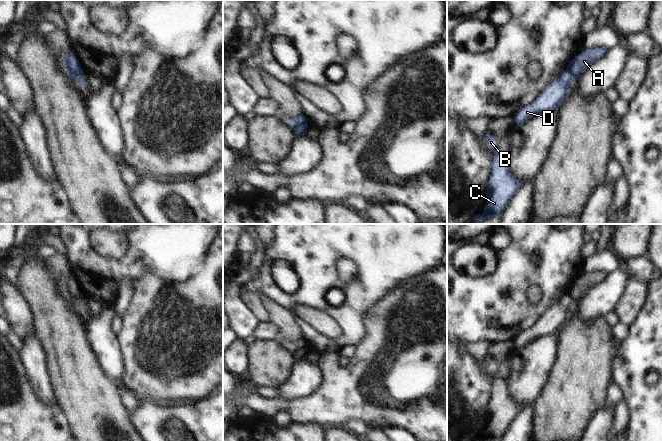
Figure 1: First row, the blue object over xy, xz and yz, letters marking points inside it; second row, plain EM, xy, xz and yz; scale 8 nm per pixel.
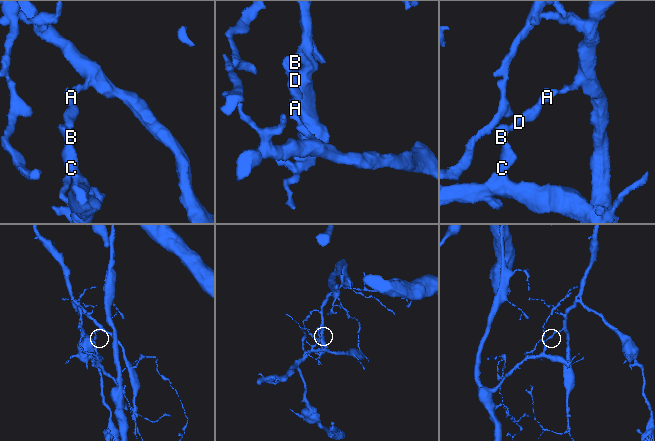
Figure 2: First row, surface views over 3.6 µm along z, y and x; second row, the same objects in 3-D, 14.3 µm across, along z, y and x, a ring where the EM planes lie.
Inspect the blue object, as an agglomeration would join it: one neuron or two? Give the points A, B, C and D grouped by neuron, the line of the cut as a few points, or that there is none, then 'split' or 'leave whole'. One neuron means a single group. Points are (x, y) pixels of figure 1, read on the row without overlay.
A / B C D; cut in xy along (69, 296), (83, 298); split

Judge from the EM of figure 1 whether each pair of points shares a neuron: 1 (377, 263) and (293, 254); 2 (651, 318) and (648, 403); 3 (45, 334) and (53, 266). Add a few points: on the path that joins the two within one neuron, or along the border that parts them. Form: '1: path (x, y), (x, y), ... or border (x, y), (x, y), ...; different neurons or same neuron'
1: path (356, 250), (314, 250); same neuron
2: path (648, 339), (648, 346), (638, 356), (638, 382); same neuron
3: border (41, 260), (44, 268), (54, 278); different neurons

